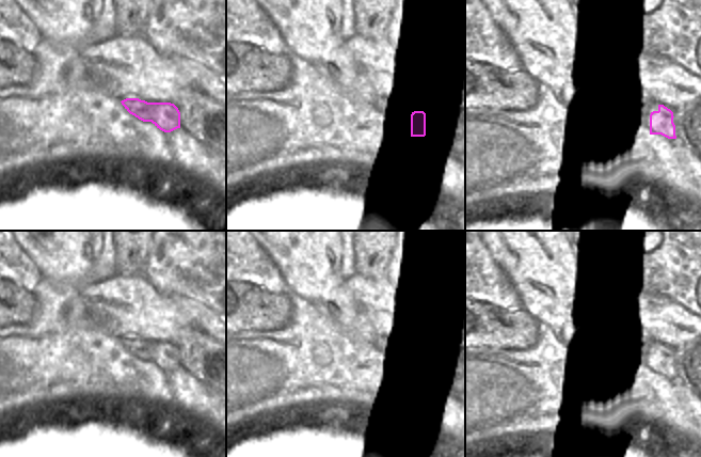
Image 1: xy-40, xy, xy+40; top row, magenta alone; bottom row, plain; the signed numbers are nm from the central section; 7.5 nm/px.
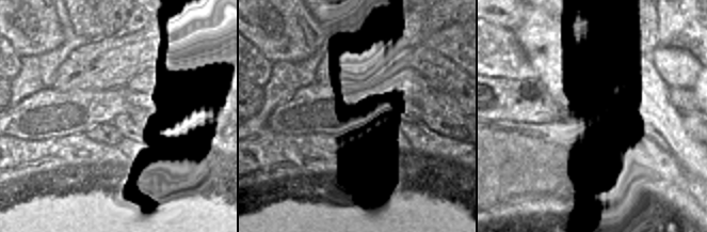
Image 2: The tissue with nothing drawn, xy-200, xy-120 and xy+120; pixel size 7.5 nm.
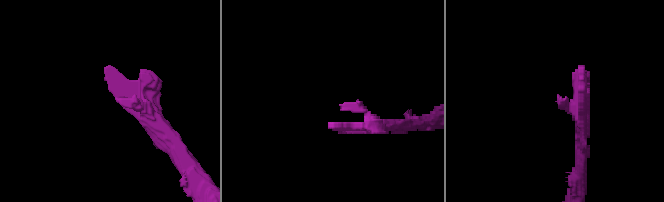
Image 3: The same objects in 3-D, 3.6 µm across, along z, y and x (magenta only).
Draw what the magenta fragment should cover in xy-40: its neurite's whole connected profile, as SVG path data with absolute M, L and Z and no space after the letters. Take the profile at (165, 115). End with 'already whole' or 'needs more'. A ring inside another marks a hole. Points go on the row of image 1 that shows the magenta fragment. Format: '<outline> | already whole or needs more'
M126 98L121 104L129 114L123 121L118 151L124 152L126 158L141 158L147 162L170 164L172 151L165 133L180 128L178 108L171 103L147 103L139 98Z | needs more

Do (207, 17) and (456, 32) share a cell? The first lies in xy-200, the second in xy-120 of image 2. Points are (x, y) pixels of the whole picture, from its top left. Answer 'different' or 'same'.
different

